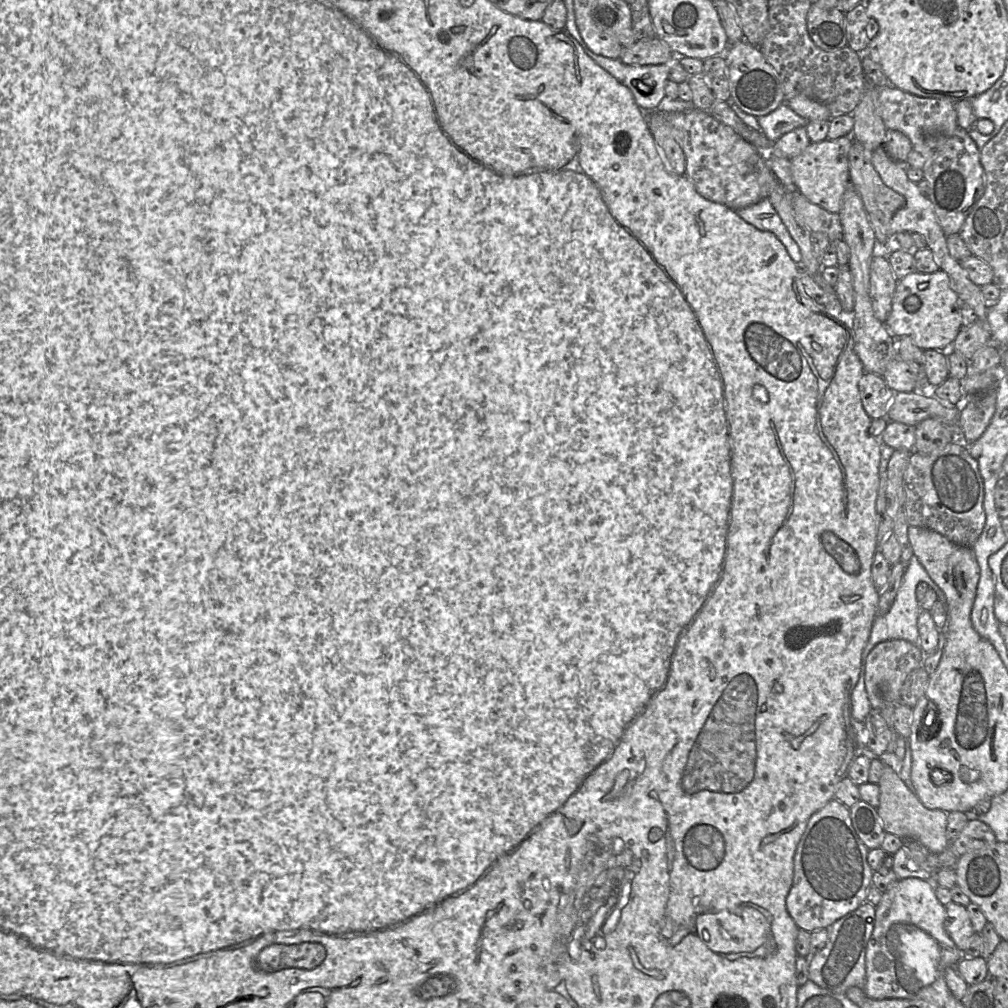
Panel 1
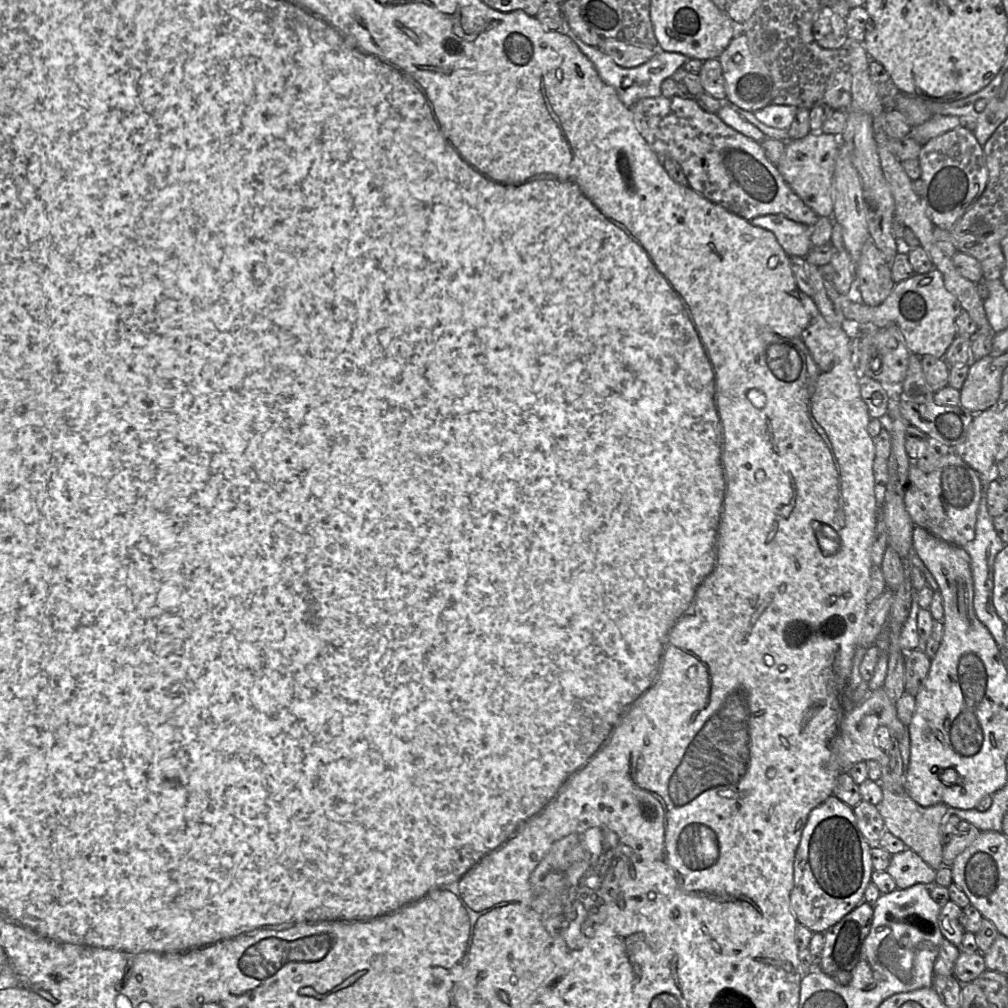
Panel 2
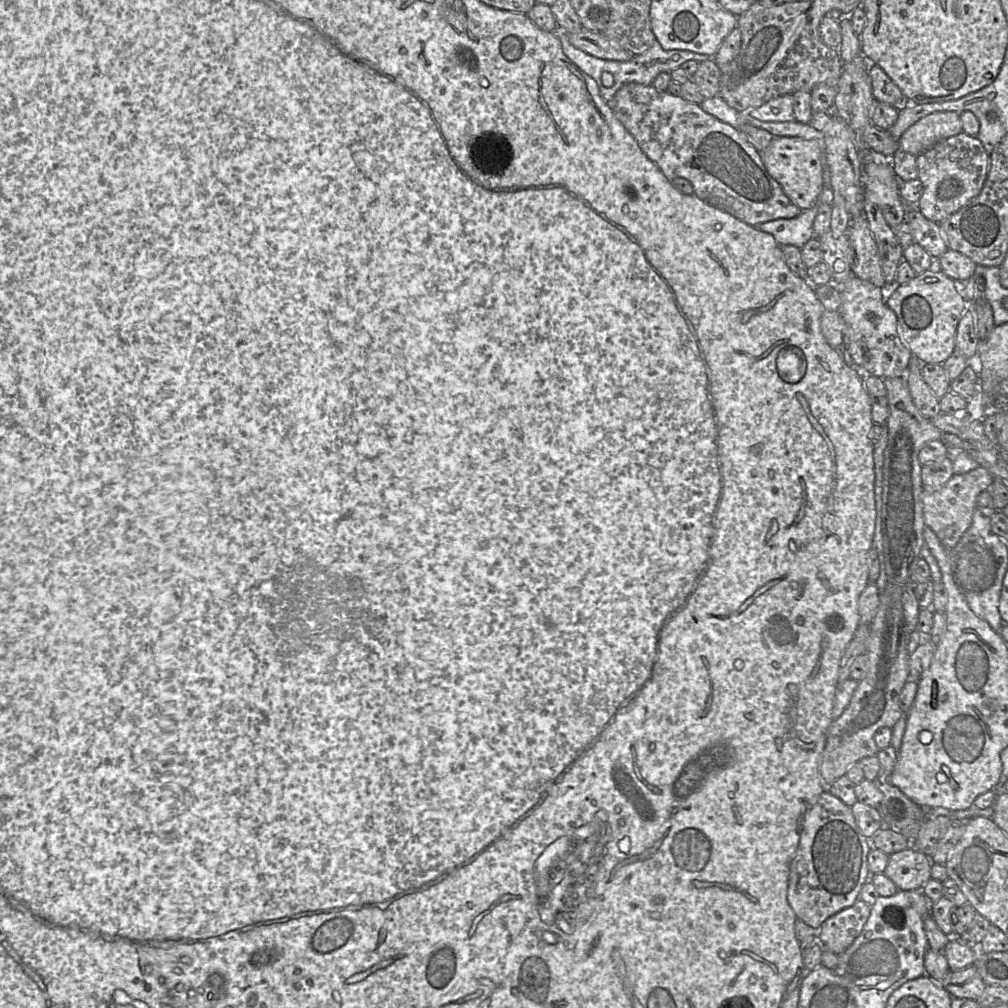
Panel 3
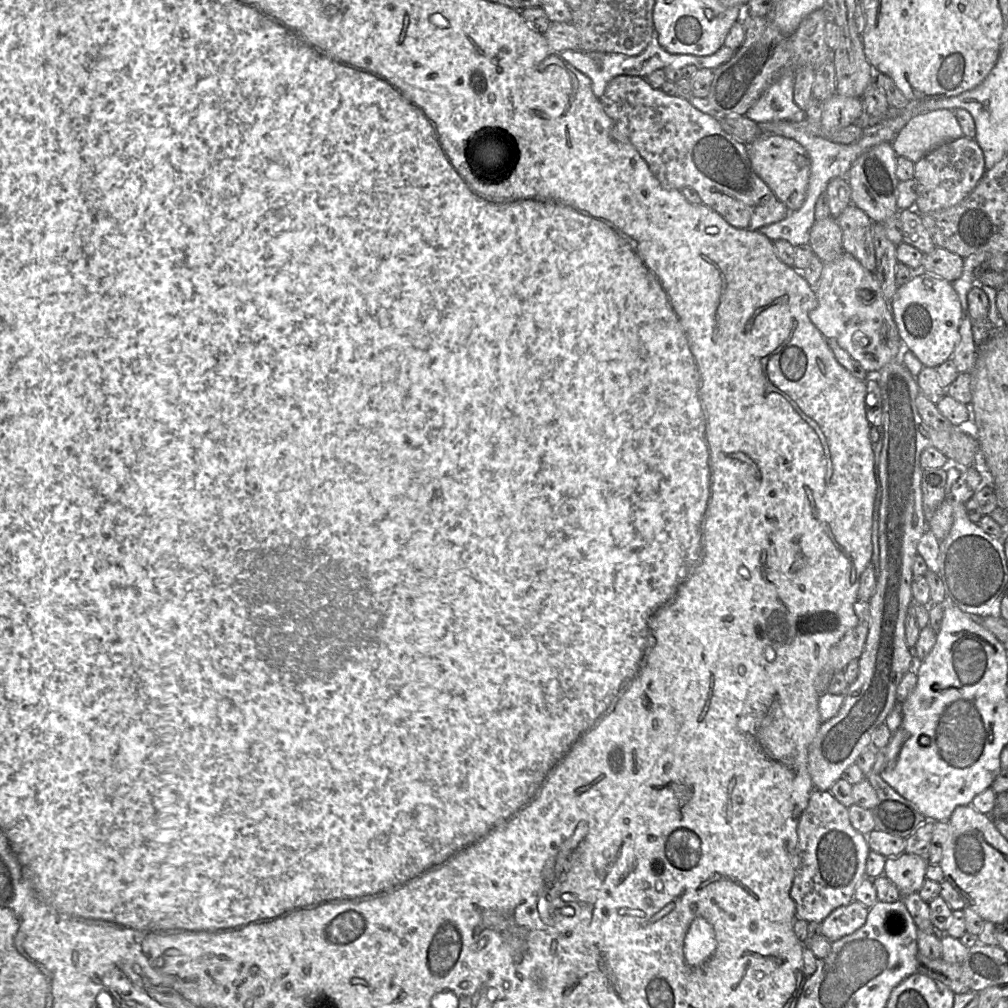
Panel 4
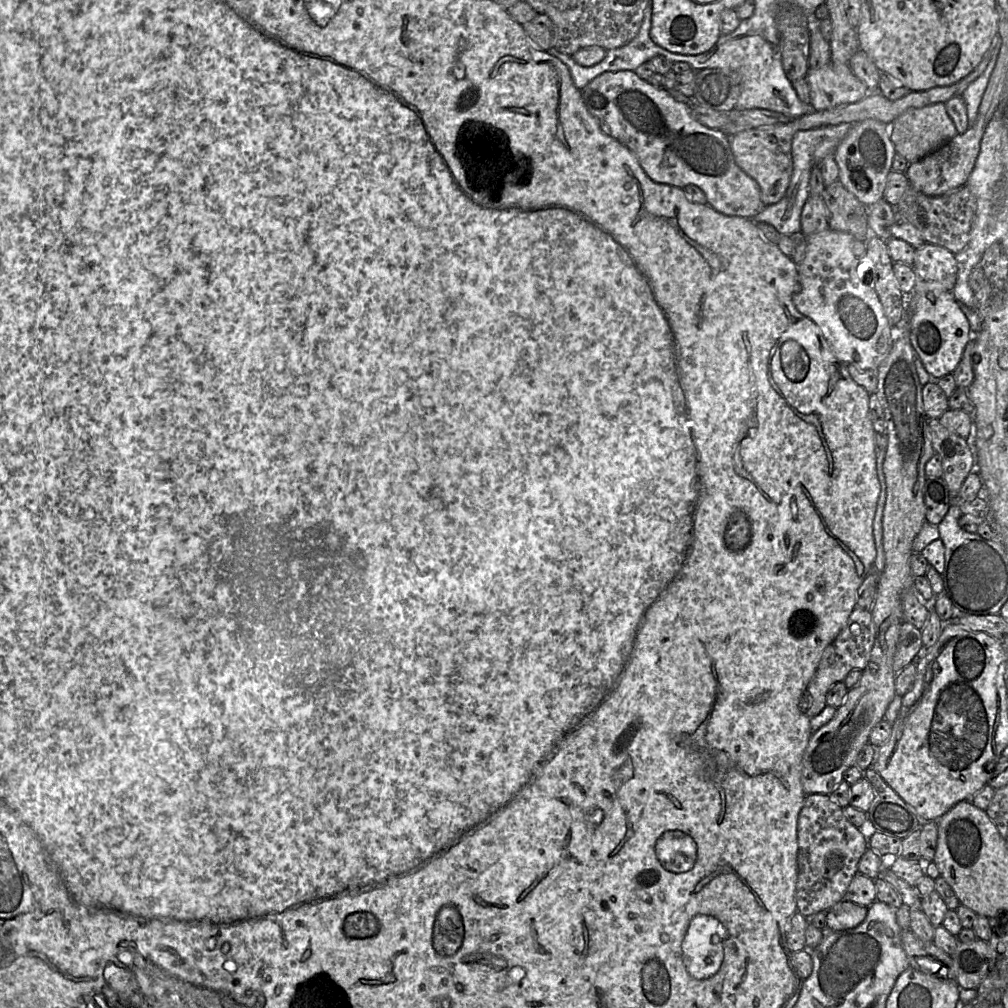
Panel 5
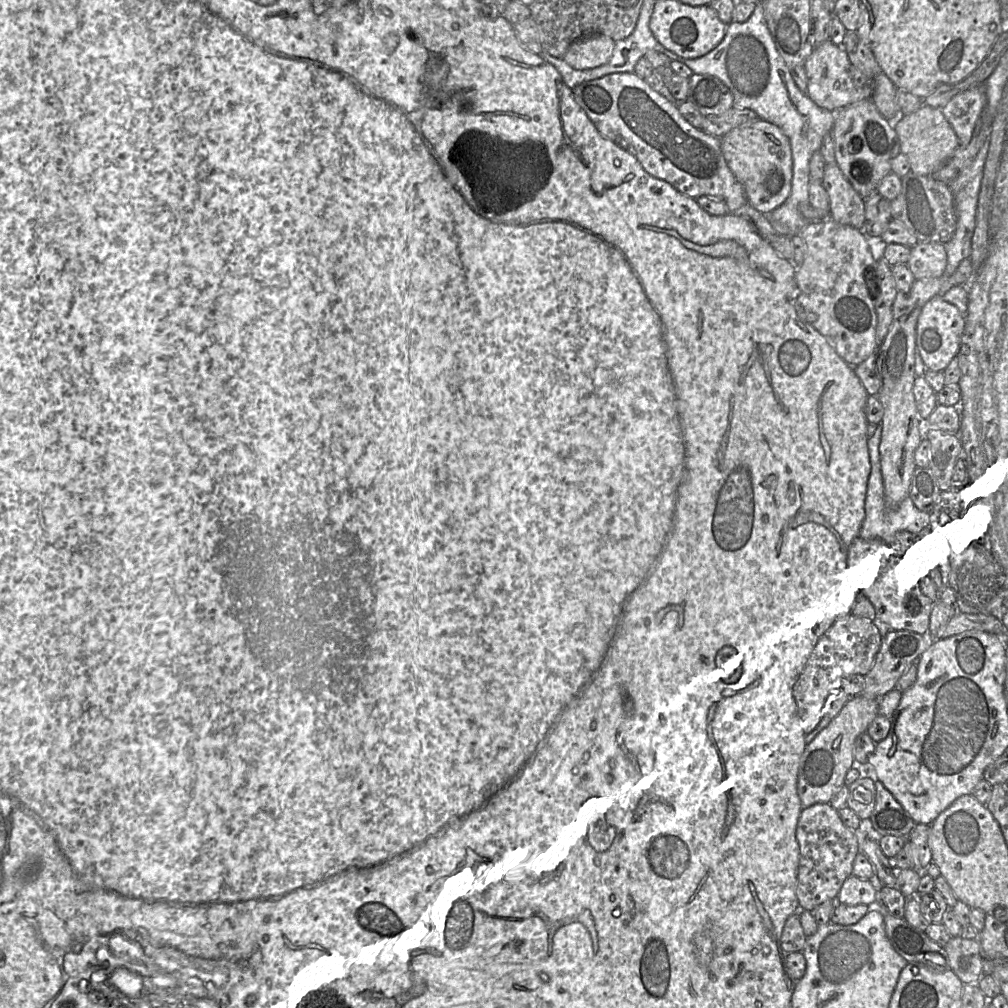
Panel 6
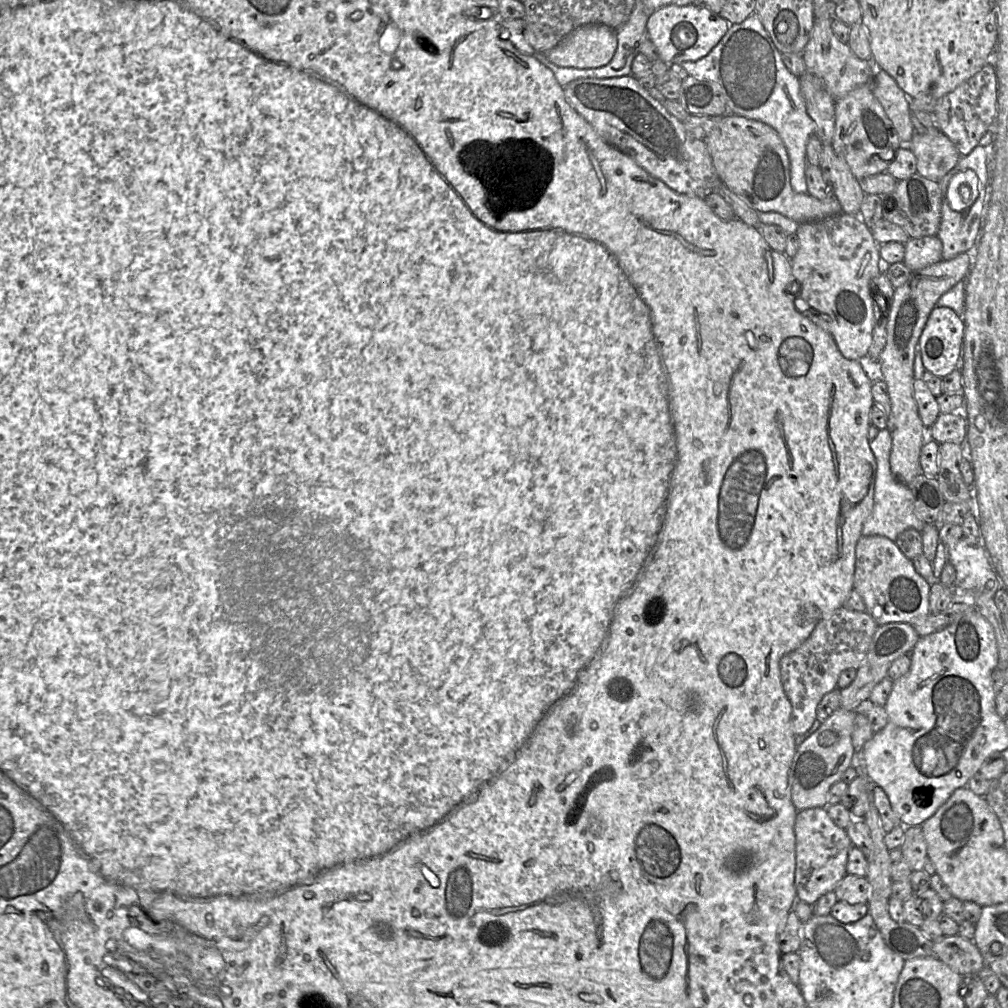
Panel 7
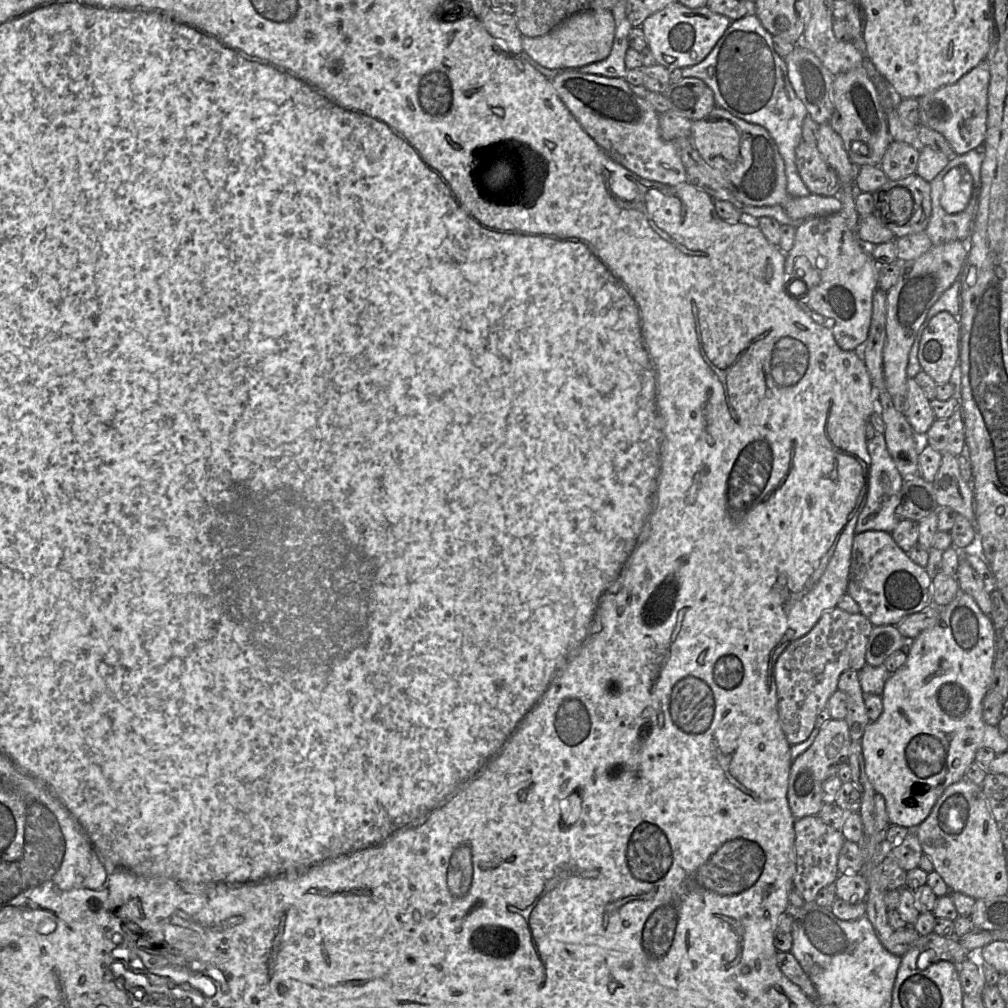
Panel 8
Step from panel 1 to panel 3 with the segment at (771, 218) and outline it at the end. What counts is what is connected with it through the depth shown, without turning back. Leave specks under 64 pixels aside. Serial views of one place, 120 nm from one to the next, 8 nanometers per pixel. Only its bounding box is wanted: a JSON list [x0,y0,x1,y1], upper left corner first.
[758,167,832,249]

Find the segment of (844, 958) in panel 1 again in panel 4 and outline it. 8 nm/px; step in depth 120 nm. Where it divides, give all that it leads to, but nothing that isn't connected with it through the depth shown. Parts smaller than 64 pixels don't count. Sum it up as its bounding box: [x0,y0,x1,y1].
[821,900,869,942]

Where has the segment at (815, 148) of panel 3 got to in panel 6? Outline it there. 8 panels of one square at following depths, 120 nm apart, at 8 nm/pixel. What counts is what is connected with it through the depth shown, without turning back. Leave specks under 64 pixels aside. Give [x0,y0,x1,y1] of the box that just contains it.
[721,119,792,214]

